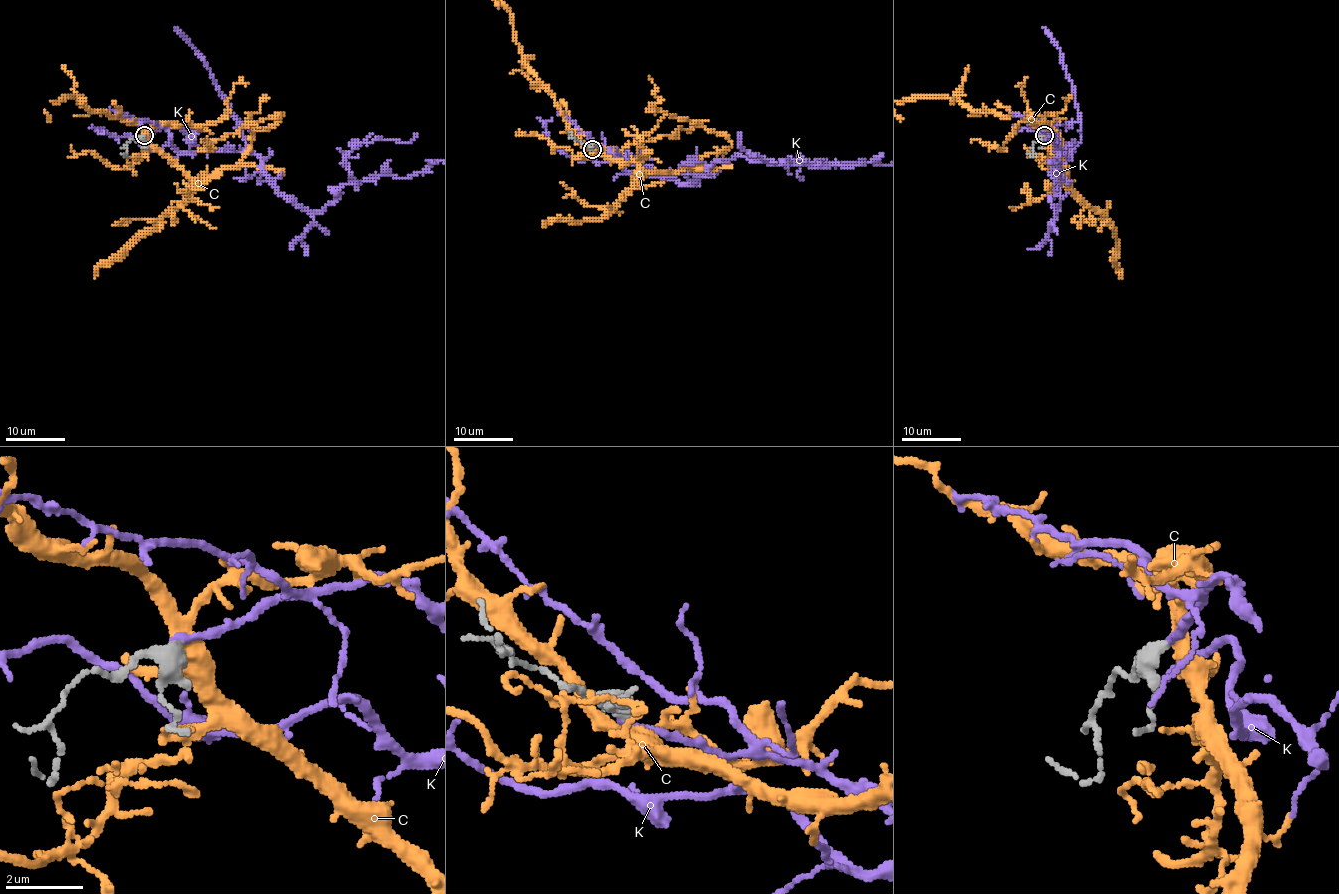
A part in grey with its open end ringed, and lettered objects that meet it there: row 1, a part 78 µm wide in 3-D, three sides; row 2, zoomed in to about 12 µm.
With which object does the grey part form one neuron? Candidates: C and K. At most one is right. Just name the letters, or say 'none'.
K

